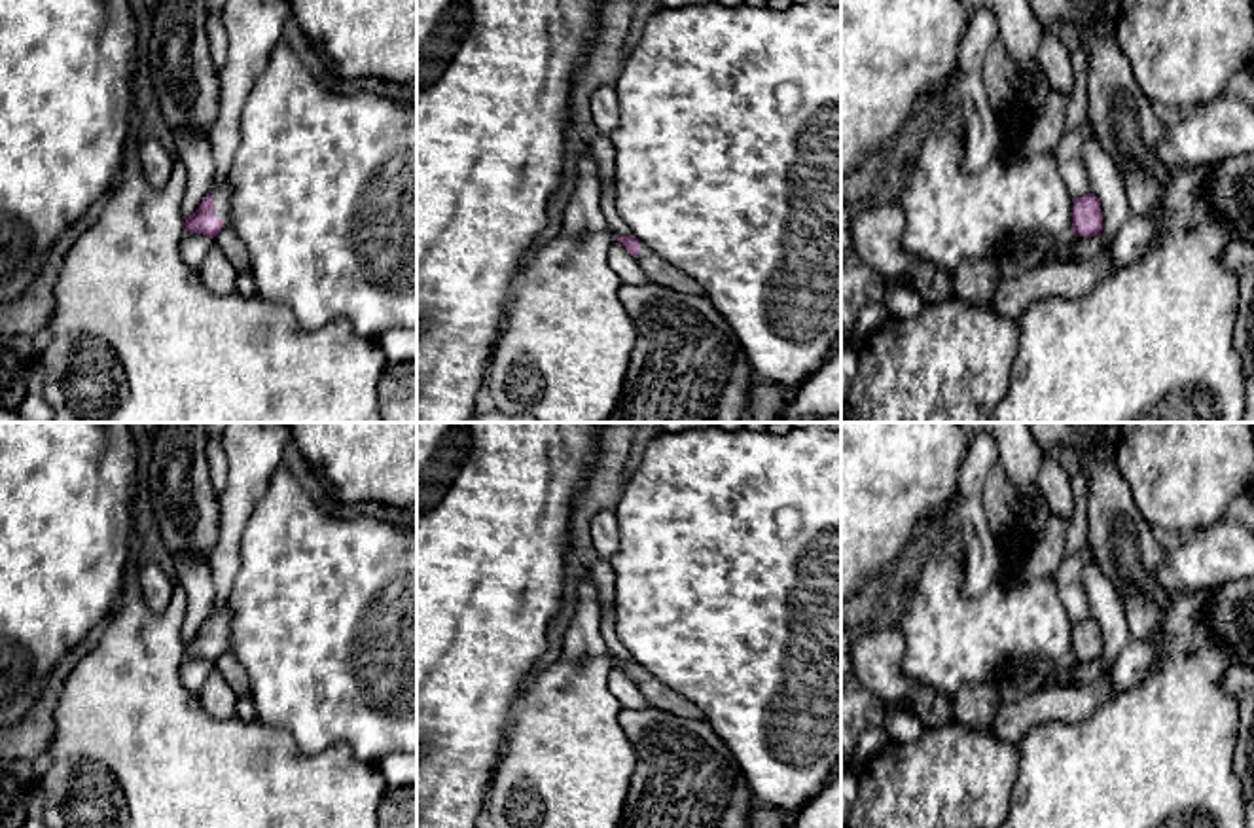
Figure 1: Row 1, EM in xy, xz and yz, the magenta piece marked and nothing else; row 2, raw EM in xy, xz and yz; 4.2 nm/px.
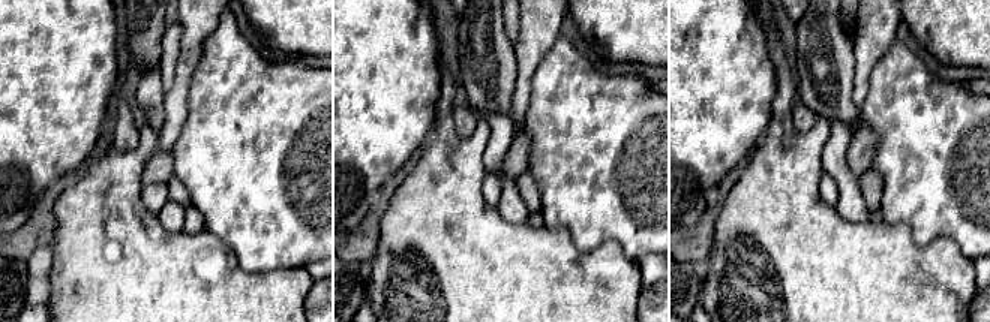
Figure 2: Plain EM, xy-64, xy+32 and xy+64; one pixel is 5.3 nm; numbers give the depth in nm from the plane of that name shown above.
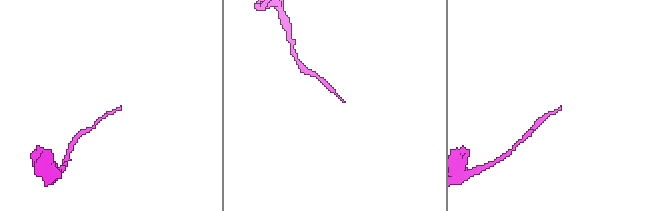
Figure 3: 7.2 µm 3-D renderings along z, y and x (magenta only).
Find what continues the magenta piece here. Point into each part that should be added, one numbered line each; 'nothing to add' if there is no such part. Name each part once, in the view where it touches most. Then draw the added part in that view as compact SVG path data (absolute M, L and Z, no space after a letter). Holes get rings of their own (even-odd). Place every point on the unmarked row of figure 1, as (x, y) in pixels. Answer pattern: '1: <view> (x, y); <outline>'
1: xy (222, 616); M220 606L212 612L214 620L214 639L224 646L222 657L229 657L229 640L231 640L231 610L229 606Z

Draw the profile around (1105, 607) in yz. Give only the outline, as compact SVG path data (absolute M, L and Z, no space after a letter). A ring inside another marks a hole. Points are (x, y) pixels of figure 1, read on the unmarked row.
M1091 551L1084 565L1084 587L1089 603L1089 618L1101 627L1104 665L1114 665L1121 650L1133 640L1127 627L1123 603L1116 587L1097 567Z

